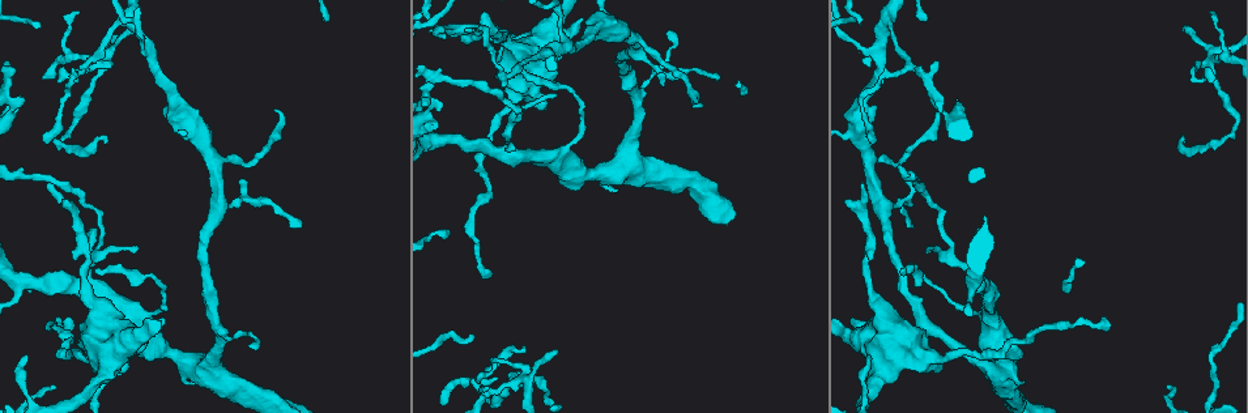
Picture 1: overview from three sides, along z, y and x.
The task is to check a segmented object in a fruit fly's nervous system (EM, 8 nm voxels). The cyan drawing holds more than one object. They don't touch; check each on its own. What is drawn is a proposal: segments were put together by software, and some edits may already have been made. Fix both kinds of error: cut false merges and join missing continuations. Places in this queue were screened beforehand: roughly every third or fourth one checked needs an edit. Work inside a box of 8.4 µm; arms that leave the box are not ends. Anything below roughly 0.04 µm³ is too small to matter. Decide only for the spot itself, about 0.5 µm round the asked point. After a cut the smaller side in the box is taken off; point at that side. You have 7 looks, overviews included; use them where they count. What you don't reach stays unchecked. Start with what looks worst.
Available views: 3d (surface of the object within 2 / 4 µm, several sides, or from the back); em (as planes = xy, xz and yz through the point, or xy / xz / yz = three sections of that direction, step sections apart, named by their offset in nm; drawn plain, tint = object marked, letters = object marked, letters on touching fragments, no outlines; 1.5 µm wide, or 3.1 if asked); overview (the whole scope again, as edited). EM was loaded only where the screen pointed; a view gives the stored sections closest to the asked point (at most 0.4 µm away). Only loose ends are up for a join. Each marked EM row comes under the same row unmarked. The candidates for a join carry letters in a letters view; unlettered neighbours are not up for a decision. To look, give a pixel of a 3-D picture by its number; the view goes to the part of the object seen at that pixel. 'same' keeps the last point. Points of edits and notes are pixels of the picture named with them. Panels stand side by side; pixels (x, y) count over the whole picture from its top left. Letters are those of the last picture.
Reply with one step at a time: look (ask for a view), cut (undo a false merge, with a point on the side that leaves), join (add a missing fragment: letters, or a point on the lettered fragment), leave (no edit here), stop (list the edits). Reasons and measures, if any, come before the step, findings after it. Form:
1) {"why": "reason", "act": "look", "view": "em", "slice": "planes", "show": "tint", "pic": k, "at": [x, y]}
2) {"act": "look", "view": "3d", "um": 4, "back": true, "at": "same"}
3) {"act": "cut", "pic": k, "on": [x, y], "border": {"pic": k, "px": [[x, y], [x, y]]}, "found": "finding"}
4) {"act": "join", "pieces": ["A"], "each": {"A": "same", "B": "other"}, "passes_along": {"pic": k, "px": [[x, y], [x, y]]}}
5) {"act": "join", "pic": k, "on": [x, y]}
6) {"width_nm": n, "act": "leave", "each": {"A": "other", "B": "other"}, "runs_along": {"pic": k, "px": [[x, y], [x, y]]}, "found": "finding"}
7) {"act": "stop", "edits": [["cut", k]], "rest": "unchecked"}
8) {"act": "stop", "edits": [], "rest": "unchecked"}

{"why": "a fork", "act": "look", "view": "em", "slice": "xy", "step": 4, "show": "tint", "pic": 1, "at": [881, 54]}

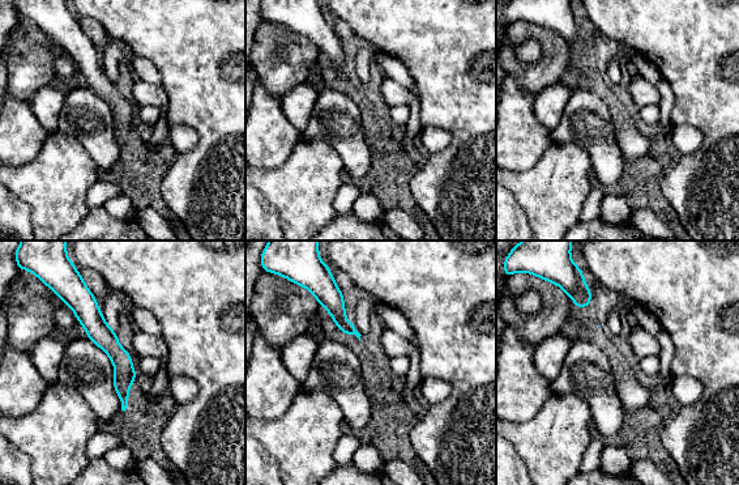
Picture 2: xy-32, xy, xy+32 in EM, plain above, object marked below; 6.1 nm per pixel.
{"act": "look", "view": "em", "slice": "planes", "show": "letters", "at": "same"}

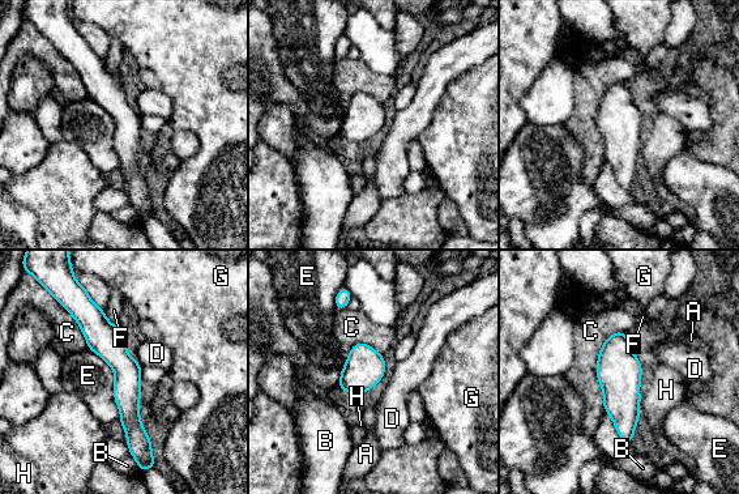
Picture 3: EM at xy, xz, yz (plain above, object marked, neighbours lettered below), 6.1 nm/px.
{"act": "leave", "each": {"A": "other", "B": "other", "C": "other", "D": "other", "E": "other", "F": "other", "G": "other", "H": "other"}, "border": {"pic": 3, "px": [[88, 346], [114, 374], [119, 418]]}, "found": "continuous, no second neuron"}

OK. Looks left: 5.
{"act": "look", "view": "3d", "um": 4, "pic": 1, "at": [716, 78]}

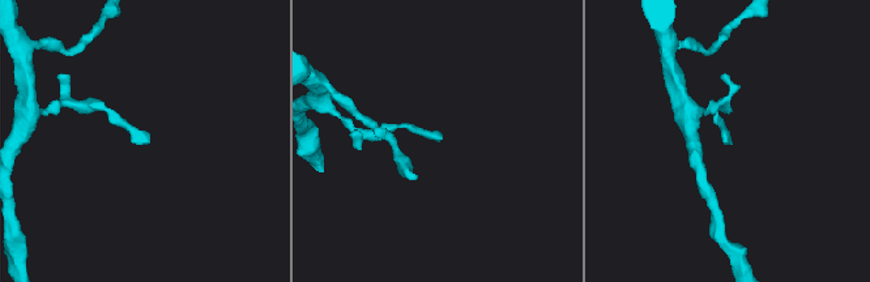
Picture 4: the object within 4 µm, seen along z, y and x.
{"why": "shape alone is not enough", "act": "look", "view": "em", "slice": "planes", "show": "tint", "pic": 4, "at": [442, 138]}

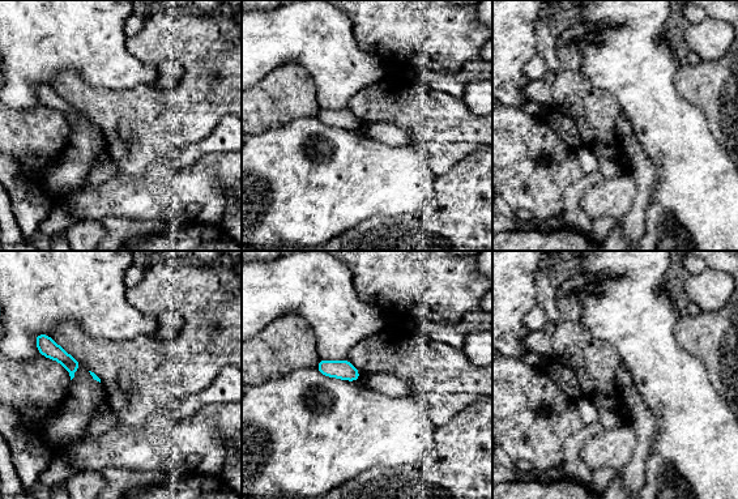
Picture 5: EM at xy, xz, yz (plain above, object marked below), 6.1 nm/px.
{"why": "see the neighbours", "act": "look", "view": "em", "slice": "planes", "show": "letters", "at": "same"}

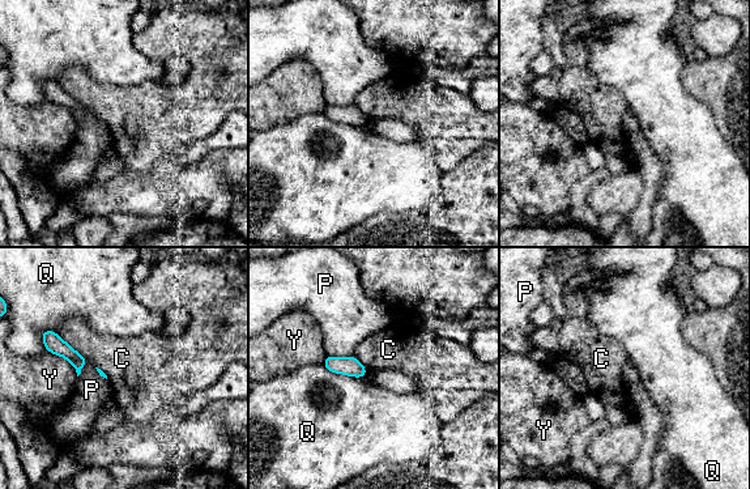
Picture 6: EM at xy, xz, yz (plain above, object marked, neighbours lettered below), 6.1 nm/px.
{"act": "leave", "each": {"C": "other", "P": "other", "Q": "other", "Y": "other"}, "border": {"pic": 6, "px": [[56, 332], [86, 358]]}, "found": "none of them fits"}

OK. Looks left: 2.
{"why": "thin end", "act": "look", "view": "3d", "um": 2, "back": true, "pic": 1, "at": [92, 229]}

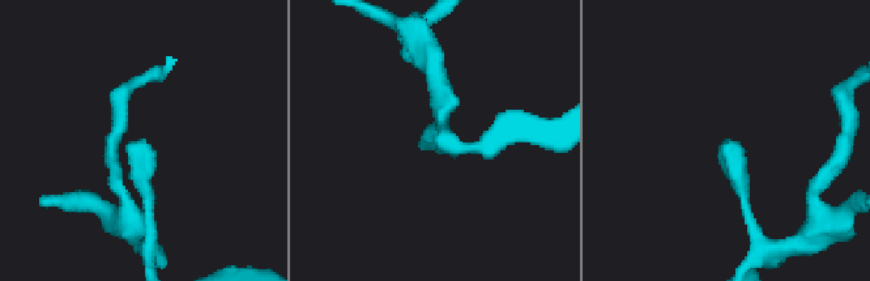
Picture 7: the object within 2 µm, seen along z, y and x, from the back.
{"act": "look", "view": "em", "slice": "planes", "show": "letters", "pic": 7, "at": [145, 141]}

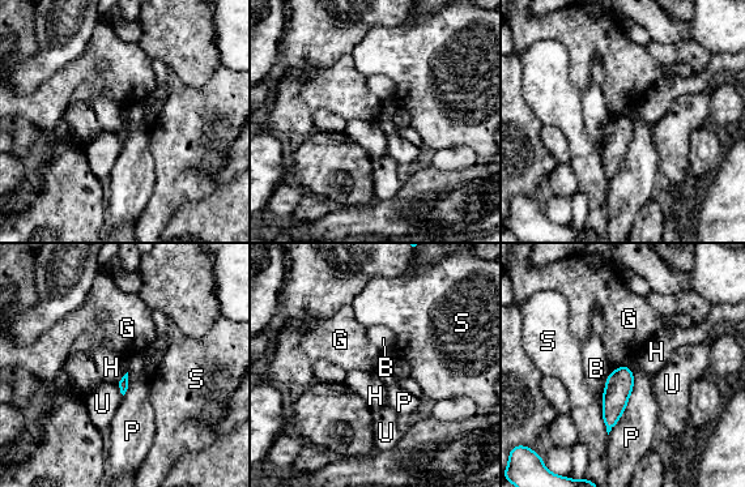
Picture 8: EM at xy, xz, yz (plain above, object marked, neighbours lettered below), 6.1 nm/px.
{"longest_contact_nm": ["P", 440], "act": "leave", "each": {"B": "other", "G": "other", "H": "other", "P": "other", "S": "other", "U": "other"}, "border": {"pic": 8, "px": [[621, 364], [609, 374]]}, "found": "no lettered fragment goes on from it"}

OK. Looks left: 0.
{"act": "stop", "edits": [], "rest": "unchecked"}

